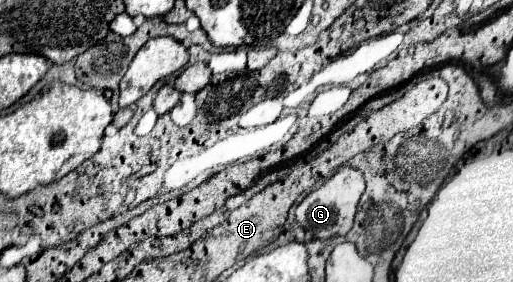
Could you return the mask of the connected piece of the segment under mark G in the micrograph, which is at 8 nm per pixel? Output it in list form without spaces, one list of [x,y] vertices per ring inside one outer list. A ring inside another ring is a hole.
[[[341,167],[323,187],[311,191],[295,209],[295,219],[297,223],[313,237],[313,239],[321,239],[327,241],[335,235],[347,235],[353,219],[355,219],[355,207],[361,199],[361,193],[365,191],[365,181],[363,175],[353,169],[353,167]]]

